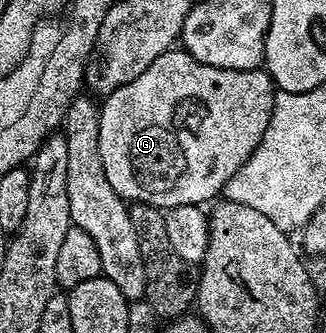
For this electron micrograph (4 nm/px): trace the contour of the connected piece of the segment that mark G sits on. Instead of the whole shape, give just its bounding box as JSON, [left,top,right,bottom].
[98,48,277,211]

